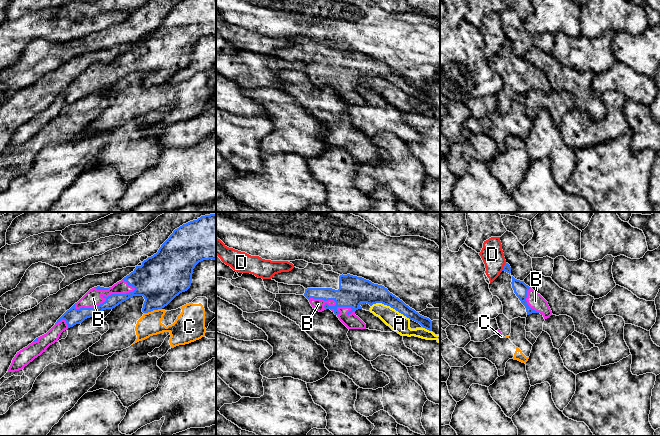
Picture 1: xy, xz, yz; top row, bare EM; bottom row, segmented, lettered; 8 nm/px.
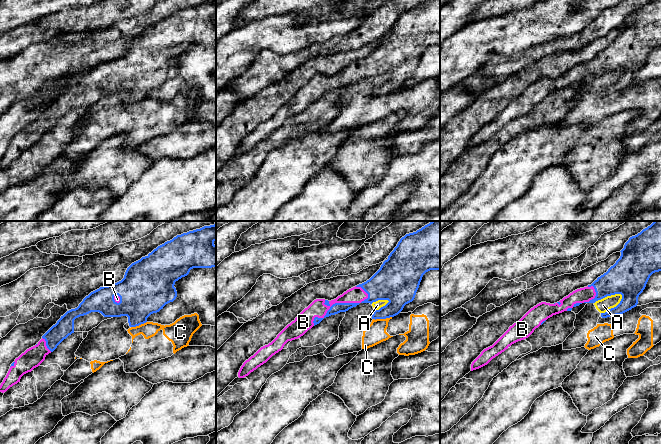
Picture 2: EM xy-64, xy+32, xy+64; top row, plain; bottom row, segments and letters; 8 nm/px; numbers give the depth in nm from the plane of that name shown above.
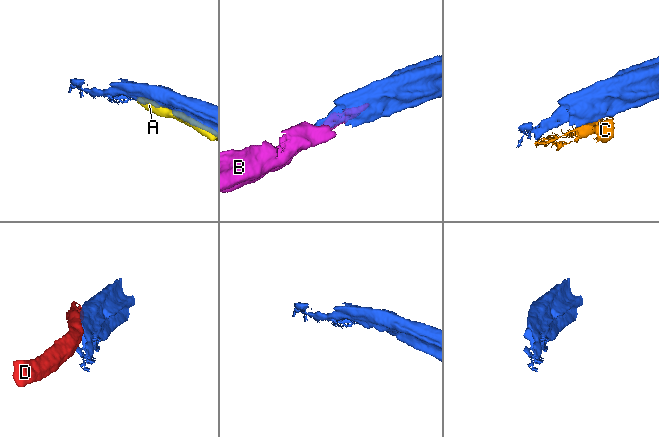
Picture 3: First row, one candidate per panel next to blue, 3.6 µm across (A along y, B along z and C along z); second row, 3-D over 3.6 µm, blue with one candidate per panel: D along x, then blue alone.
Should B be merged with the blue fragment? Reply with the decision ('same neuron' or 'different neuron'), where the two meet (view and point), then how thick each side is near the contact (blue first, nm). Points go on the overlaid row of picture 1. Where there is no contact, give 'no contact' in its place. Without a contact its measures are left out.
same neuron; meets blue in xy at (106, 300); 110 nm thick on the blue side, 140 nm on the other

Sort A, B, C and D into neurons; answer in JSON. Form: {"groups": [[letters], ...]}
{"groups": [["A", "C"], ["B"], ["D"]]}

